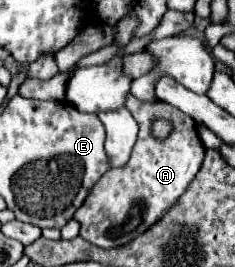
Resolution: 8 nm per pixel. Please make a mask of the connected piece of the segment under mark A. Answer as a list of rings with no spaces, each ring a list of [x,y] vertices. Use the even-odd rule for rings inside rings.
[[[132,96],[126,108],[132,112],[134,120],[140,126],[132,156],[126,166],[112,168],[96,182],[92,192],[84,200],[84,206],[74,214],[74,218],[82,224],[80,236],[104,250],[130,244],[134,238],[150,230],[186,192],[186,188],[198,174],[206,152],[196,132],[196,122],[190,120],[190,116],[182,116],[182,112],[178,112],[176,108],[170,108],[164,102],[142,104]],[[156,118],[172,122],[172,132],[164,140],[158,140],[152,134],[152,122]]]

